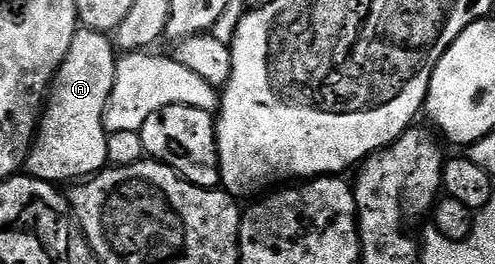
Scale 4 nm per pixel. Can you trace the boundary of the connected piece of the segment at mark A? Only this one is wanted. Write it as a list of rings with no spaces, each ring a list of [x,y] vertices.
[[[77,30],[67,57],[63,57],[63,65],[59,65],[49,85],[37,134],[25,159],[24,170],[33,178],[54,185],[72,184],[105,170],[109,137],[103,125],[103,113],[115,85],[118,58],[114,40],[106,32]]]

